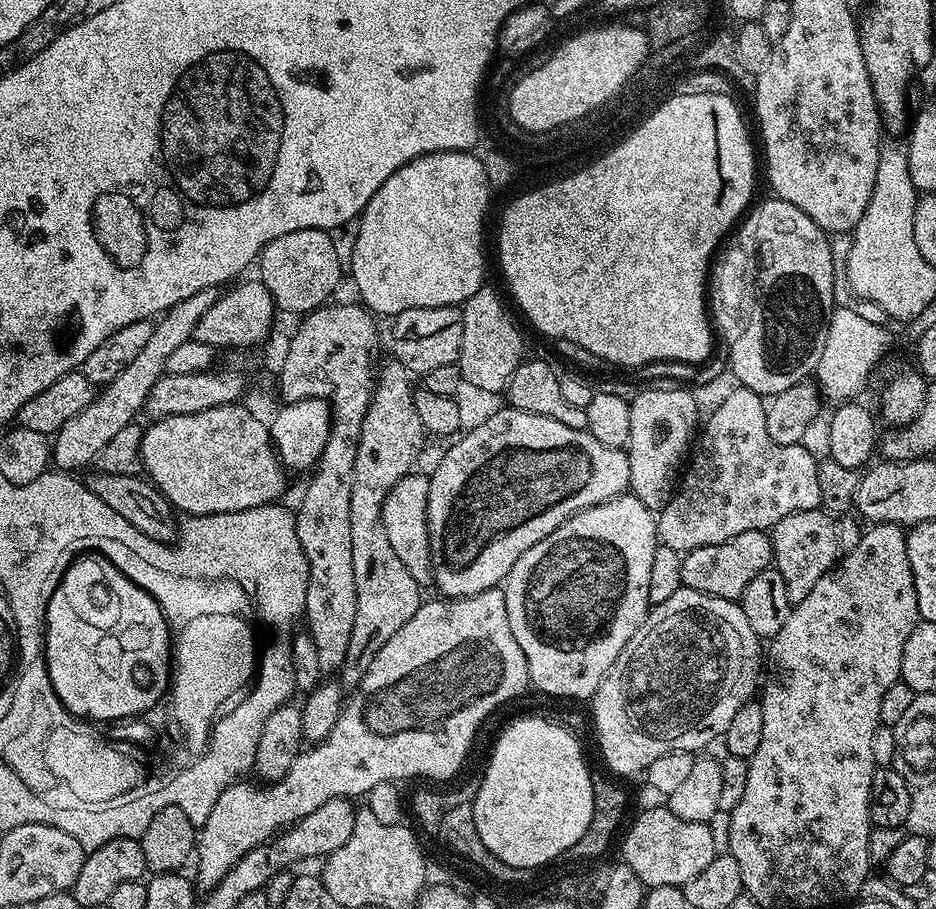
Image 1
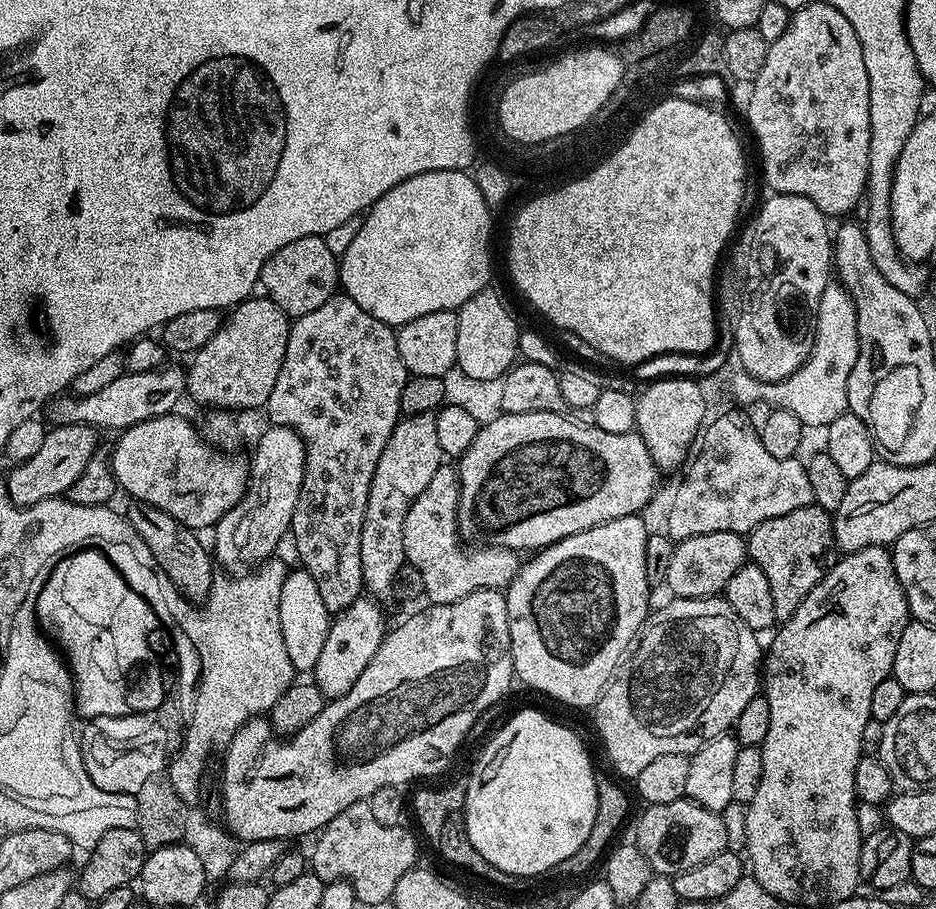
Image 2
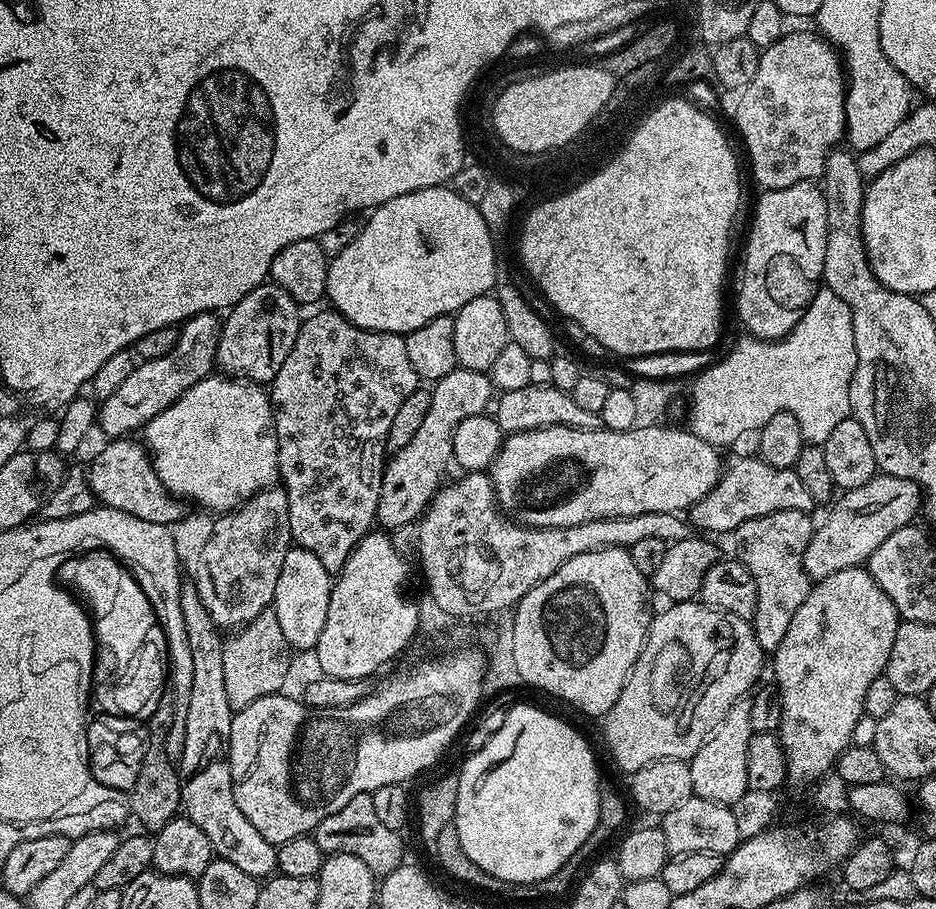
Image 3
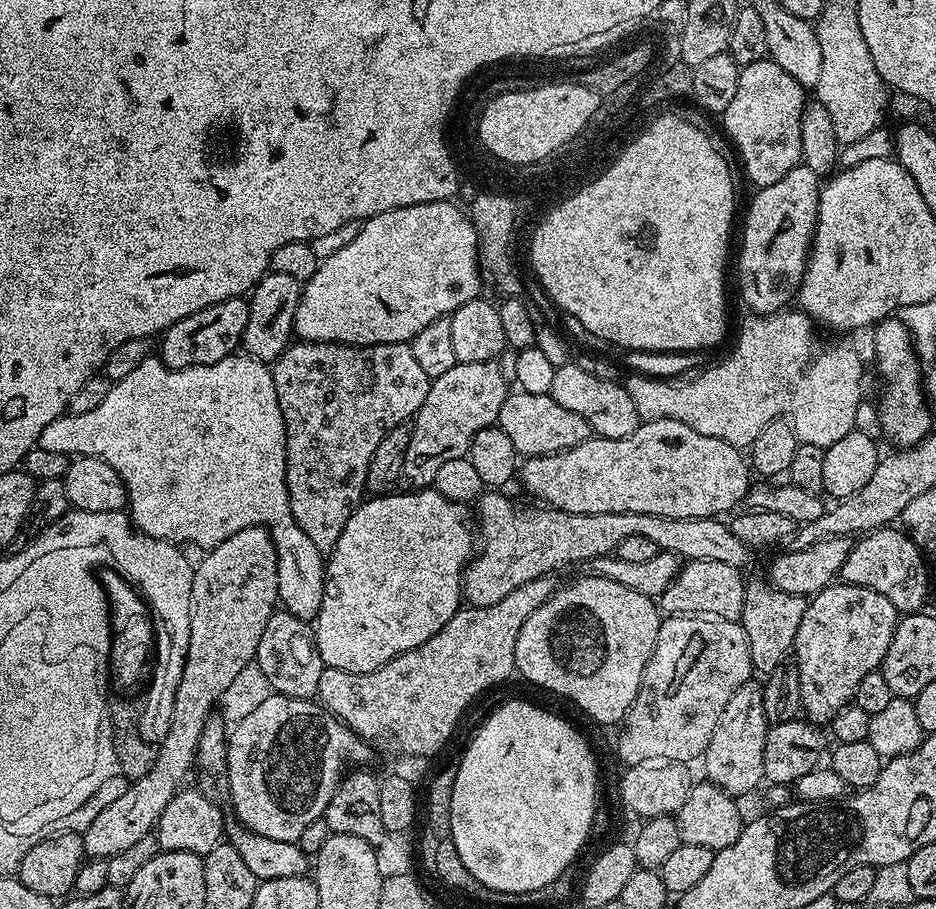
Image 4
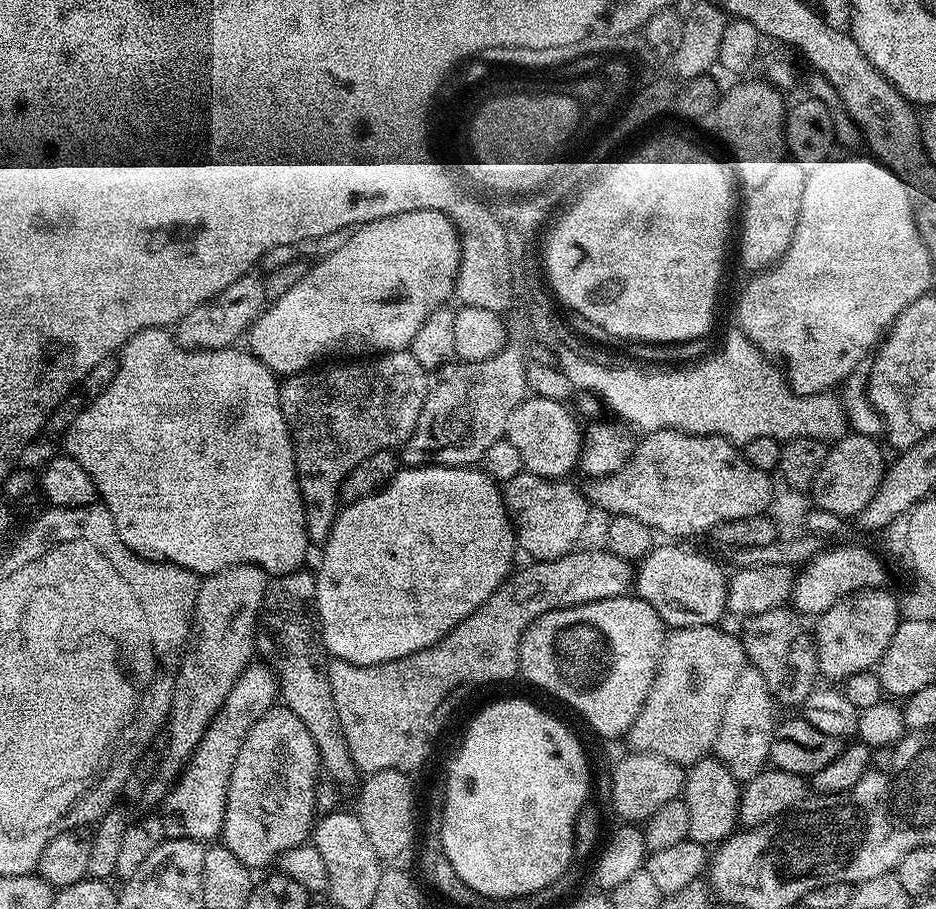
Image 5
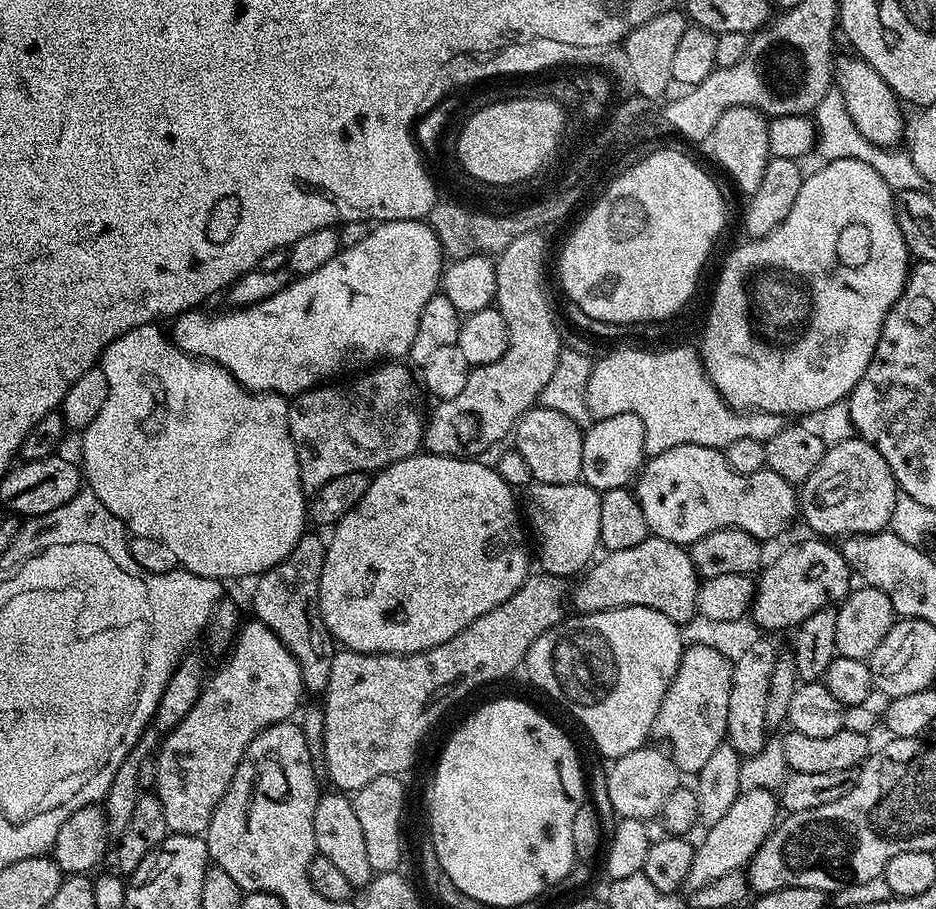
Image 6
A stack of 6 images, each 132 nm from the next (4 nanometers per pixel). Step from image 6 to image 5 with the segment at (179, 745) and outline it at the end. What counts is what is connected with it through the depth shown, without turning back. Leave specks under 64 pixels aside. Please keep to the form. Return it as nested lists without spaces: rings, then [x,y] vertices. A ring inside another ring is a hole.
[[[263,662],[249,664],[248,669],[238,678],[238,682],[234,682],[234,690],[226,694],[222,710],[218,710],[210,726],[206,726],[202,742],[198,742],[192,757],[164,793],[162,815],[165,837],[173,840],[212,842],[223,833],[226,798],[230,774],[234,770],[234,758],[238,758],[238,750],[242,750],[242,742],[246,734],[250,734],[254,722],[273,711],[277,700],[278,685],[272,669]]]

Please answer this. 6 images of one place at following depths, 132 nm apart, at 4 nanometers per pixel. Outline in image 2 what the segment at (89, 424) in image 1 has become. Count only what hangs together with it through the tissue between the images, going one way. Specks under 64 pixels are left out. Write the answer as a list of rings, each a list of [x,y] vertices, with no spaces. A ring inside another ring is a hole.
[[[58,424],[49,427],[44,434],[44,441],[39,450],[30,458],[15,465],[12,473],[6,476],[8,493],[20,508],[34,506],[43,500],[55,500],[63,497],[74,486],[78,474],[82,474],[86,462],[98,450],[96,444],[97,429],[88,424]]]

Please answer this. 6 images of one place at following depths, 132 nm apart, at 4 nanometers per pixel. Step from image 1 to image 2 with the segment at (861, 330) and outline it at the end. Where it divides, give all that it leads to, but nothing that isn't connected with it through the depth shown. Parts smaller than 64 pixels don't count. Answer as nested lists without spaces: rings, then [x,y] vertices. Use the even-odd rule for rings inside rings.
[[[829,282],[822,290],[822,302],[818,302],[816,337],[810,354],[794,374],[777,384],[767,384],[743,370],[737,371],[732,380],[732,396],[740,404],[756,404],[765,400],[772,408],[781,408],[809,429],[823,429],[834,418],[848,411],[848,383],[850,370],[858,362],[858,318],[855,302],[839,282]],[[812,427],[812,428],[811,428]]]

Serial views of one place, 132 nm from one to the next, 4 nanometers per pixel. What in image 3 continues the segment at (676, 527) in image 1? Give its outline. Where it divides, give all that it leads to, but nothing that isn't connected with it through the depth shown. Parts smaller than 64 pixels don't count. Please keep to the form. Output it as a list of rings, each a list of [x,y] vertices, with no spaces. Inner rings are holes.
[[[759,455],[736,456],[723,465],[720,480],[690,510],[690,524],[693,529],[705,528],[708,532],[731,534],[742,522],[750,518],[769,516],[778,510],[802,510],[811,513],[817,507],[814,498],[802,487],[798,474],[791,468],[775,468]]]

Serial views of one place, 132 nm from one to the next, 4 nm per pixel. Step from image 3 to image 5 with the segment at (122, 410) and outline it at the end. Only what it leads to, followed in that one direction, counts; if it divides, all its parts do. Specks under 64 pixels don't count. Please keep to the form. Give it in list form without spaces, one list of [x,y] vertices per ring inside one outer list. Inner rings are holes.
[[[249,274],[238,278],[238,282],[226,286],[222,294],[214,294],[214,298],[202,302],[198,310],[190,310],[190,314],[186,314],[186,318],[182,318],[179,324],[175,325],[176,344],[191,352],[222,350],[239,345],[269,303],[270,297],[264,289],[264,280],[261,277]]]

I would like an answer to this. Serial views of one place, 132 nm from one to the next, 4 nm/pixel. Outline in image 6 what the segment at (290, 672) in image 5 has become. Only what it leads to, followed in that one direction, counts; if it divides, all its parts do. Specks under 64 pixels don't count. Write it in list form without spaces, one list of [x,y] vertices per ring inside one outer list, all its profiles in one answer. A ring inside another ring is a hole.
[[[305,534],[300,541],[270,570],[255,577],[252,588],[252,608],[255,619],[261,620],[294,654],[300,667],[302,682],[309,693],[323,694],[330,682],[330,666],[334,666],[334,658],[338,645],[328,633],[328,627],[320,613],[320,575],[324,565],[325,537]]]

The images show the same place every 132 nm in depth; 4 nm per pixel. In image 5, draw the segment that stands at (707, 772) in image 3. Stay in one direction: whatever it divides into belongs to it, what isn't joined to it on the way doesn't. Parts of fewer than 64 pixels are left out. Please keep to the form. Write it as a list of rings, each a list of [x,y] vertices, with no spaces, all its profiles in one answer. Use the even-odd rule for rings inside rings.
[[[746,666],[734,678],[730,698],[726,698],[726,710],[722,710],[722,726],[718,726],[718,738],[714,755],[734,774],[737,782],[753,780],[758,773],[765,771],[769,763],[770,742],[778,723],[778,715],[772,709],[774,694],[766,686],[766,678],[758,670]]]

